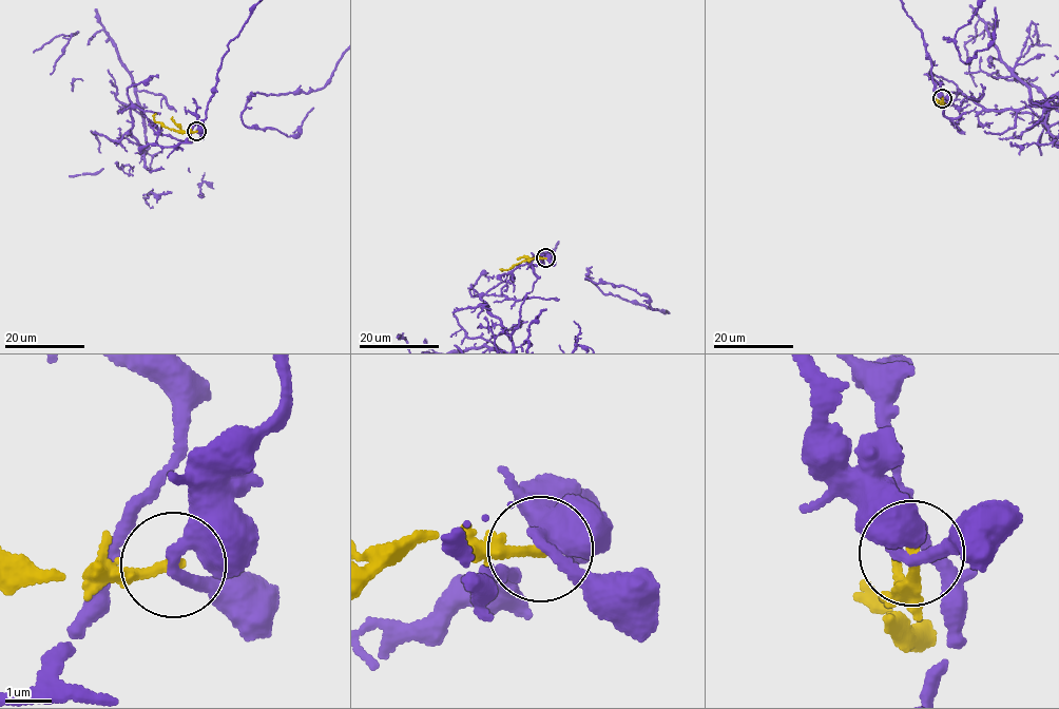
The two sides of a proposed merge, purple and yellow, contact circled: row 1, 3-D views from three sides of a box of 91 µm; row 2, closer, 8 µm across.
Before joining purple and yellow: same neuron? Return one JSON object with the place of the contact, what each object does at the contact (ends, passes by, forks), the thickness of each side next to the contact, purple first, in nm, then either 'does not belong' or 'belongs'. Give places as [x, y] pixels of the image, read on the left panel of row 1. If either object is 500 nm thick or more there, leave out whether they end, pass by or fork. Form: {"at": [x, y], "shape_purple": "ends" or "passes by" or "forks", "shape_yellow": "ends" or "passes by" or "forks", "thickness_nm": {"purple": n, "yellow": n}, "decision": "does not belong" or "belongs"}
{"at": [196, 131], "shape_purple": "passes by", "shape_yellow": "ends", "thickness_nm": {"purple": 280, "yellow": 240}, "decision": "does not belong"}

